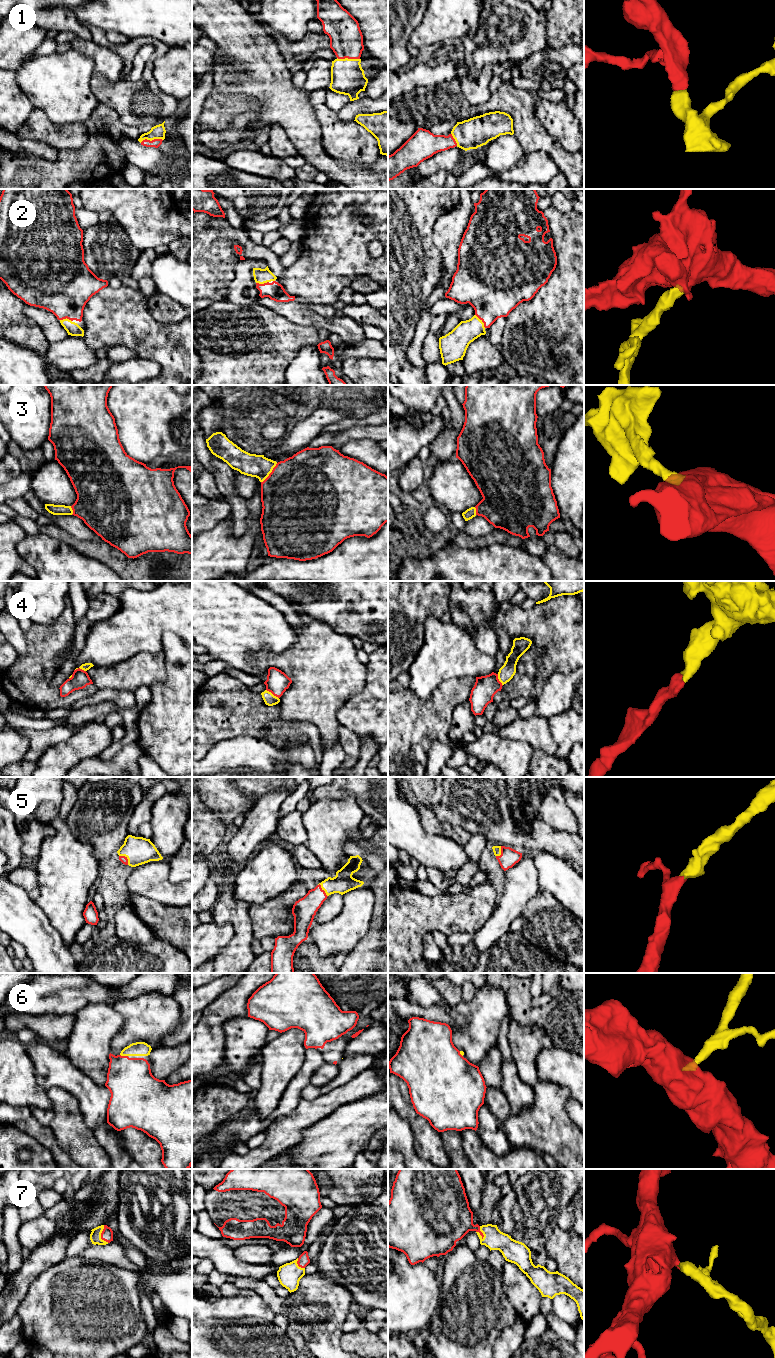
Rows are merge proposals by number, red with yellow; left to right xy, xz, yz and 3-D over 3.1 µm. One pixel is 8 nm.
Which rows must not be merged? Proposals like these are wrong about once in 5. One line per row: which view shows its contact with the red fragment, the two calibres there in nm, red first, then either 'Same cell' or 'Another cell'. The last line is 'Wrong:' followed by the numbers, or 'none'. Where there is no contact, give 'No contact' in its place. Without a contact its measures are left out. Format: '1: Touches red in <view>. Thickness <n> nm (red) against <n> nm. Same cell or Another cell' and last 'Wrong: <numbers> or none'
1: Touches red in xz. Thickness 280 nm (red) against 280 nm. Same cell
2: Touches red in yz. Thickness 400 nm (red) against 190 nm. Same cell
3: Touches red in xz. Thickness 500 nm (red) against 180 nm. Same cell
4: Touches red in xz. Thickness 180 nm (red) against 90 nm. Same cell
5: Touches red in xy. Thickness 60 nm (red) against 220 nm. Same cell
6: Touches red in xy. Thickness 360 nm (red) against 110 nm. Same cell
7: Touches red in yz. Thickness 300 nm (red) against 170 nm. Same cell
Wrong: none

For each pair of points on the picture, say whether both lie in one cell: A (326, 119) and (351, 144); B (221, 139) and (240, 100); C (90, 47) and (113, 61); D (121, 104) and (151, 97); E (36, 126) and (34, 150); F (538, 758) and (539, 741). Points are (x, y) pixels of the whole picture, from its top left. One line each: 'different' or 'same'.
A: same
B: different
C: same
D: same
E: different
F: different

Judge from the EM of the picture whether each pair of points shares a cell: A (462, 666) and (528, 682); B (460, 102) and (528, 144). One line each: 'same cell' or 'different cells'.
A: different cells
B: same cell

